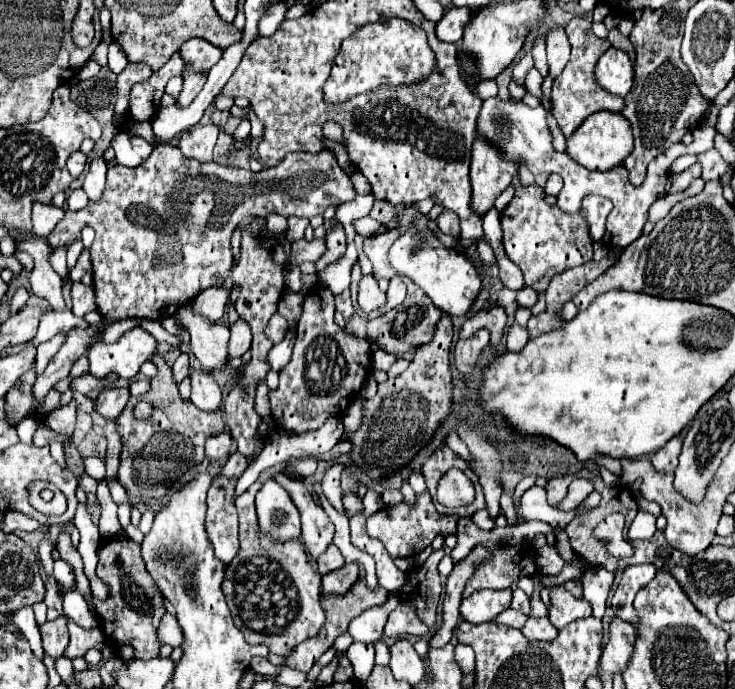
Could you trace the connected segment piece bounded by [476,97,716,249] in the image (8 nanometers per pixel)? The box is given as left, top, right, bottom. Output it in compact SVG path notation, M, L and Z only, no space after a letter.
M490 97L488 101L482 103L482 109L478 113L478 121L476 121L476 131L482 137L488 137L488 143L494 145L504 159L514 161L516 165L524 165L528 167L528 171L535 175L546 173L558 173L564 179L564 187L558 193L558 207L566 213L578 213L580 211L580 203L584 199L584 195L602 195L608 197L614 203L612 213L608 215L608 223L606 223L606 237L604 241L610 247L628 247L632 241L636 241L642 235L644 223L648 221L648 209L650 205L666 195L666 181L668 181L668 169L672 165L674 159L678 159L680 155L686 153L704 153L708 149L714 147L714 127L704 127L700 125L692 135L694 141L692 145L682 145L676 143L670 149L662 151L650 165L648 165L648 175L644 179L644 183L640 187L634 187L628 181L628 173L626 167L618 165L610 171L598 173L598 171L588 171L582 165L578 165L574 159L570 159L566 153L558 153L552 147L552 137L550 131L546 127L546 109L544 107L528 107L524 101L512 101L512 99L500 99L500 97Z

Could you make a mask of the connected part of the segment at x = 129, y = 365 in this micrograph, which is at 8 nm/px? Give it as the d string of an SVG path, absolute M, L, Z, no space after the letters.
M140 327L126 331L116 343L94 343L88 351L90 369L88 373L104 379L116 375L122 379L134 379L140 365L154 353L156 341Z

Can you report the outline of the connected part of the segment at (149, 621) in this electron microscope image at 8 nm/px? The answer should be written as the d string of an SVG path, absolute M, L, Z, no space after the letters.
M112 537L104 539L98 547L98 567L96 575L110 587L108 599L96 599L94 595L88 599L94 603L94 611L100 617L102 631L108 633L108 625L112 627L112 647L130 645L134 649L134 659L150 659L160 653L158 641L158 625L162 615L166 613L164 597L160 589L154 585L152 577L148 575L144 561L140 557L140 545L130 537Z

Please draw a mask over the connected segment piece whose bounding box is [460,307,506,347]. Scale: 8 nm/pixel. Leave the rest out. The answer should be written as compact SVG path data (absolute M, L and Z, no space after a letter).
M490 307L486 311L480 311L478 315L474 315L472 319L468 319L460 331L460 337L466 339L466 337L472 337L472 333L476 333L478 329L486 327L492 335L490 339L490 345L496 347L498 341L502 339L502 333L504 333L504 327L506 327L506 313L502 307Z

